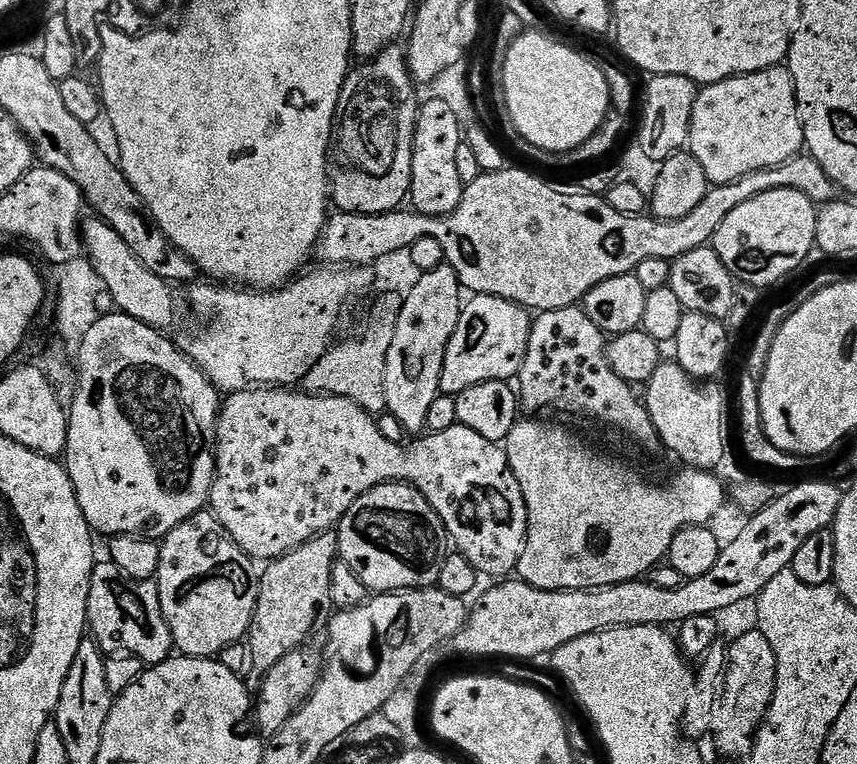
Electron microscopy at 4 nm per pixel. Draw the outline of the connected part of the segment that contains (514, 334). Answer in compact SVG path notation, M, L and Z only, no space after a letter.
M473 295L470 299L463 305L456 330L446 348L440 378L443 395L456 395L478 382L513 381L519 375L529 348L533 319L527 309L493 295Z

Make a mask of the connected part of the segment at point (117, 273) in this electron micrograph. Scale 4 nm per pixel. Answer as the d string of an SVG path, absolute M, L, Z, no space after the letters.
M99 218L85 219L82 224L82 244L86 249L87 259L101 282L108 287L108 294L113 296L115 307L125 312L130 318L149 324L152 328L168 330L176 320L176 300L172 297L173 285L158 278L134 258L134 250L118 238L118 230L111 228L106 221Z

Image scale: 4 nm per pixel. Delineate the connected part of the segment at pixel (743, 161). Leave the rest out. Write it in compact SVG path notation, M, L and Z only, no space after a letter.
M777 66L758 70L754 74L726 78L722 82L709 84L697 91L694 114L690 118L688 148L692 156L698 158L702 170L706 170L709 185L729 184L742 178L742 174L754 174L754 170L773 168L801 155L804 147L804 131L798 114L796 87L787 67Z

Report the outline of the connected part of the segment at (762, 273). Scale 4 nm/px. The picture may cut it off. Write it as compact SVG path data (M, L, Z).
M766 190L766 194L758 194L758 198L730 210L710 246L741 285L768 288L802 267L804 259L814 252L817 211L816 203L806 194L798 194L798 190Z

